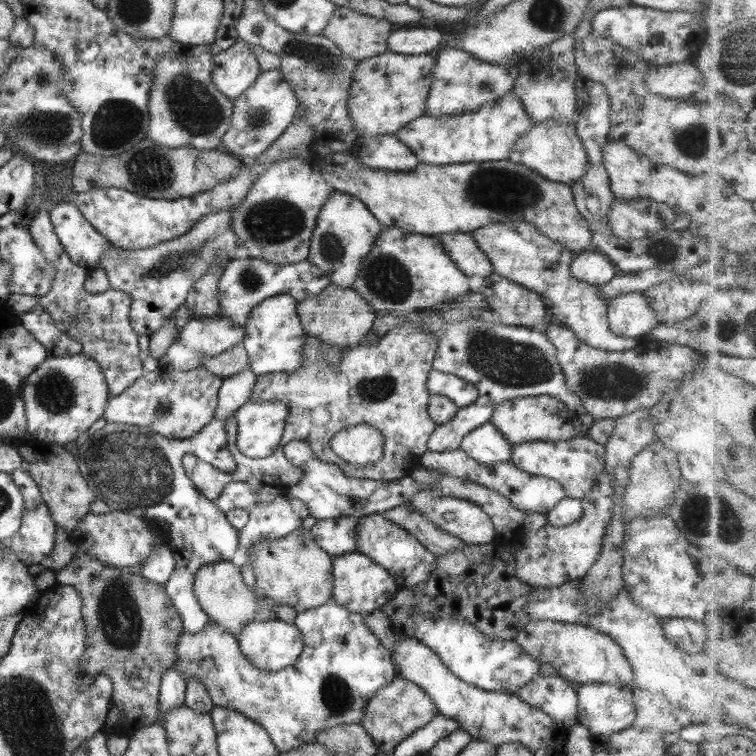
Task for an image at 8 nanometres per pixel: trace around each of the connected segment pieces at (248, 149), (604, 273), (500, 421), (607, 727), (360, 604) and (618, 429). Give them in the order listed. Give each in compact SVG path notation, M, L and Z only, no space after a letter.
M279 69L262 71L251 88L233 100L230 129L222 137L227 152L245 163L266 151L300 113L300 103L292 88Z
M580 251L571 262L571 273L578 280L600 286L616 276L612 261L603 253Z
M548 395L522 397L514 400L504 401L499 404L494 410L491 423L496 426L502 434L513 444L520 444L524 442L540 441L558 441L570 440L575 436L579 436L579 430L573 425L572 412L565 404L556 397Z
M620 682L612 684L594 683L580 685L578 695L578 724L585 726L592 735L610 736L615 732L624 731L637 715L632 688Z
M357 552L334 557L332 560L333 601L350 612L364 615L379 610L397 594L395 580L384 568Z
M641 408L628 416L616 418L613 434L604 445L605 470L611 473L619 466L629 466L631 460L642 452L649 444L656 441L651 416L648 409Z

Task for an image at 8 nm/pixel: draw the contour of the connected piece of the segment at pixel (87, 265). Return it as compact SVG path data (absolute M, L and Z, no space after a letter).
M62 202L50 212L58 240L74 264L88 271L99 268L100 257L110 242L84 218L74 202Z

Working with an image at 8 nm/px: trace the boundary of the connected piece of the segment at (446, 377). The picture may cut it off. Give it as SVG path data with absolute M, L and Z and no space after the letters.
M432 369L427 378L427 389L431 395L439 394L452 400L459 408L472 404L479 395L474 383L458 378L453 373Z

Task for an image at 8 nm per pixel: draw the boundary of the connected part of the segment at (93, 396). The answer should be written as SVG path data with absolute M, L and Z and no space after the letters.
M82 353L66 357L47 357L30 376L27 376L26 383L21 388L21 397L25 402L27 434L33 436L35 441L43 446L74 445L98 418L102 418L108 404L108 390L105 376L94 359Z

